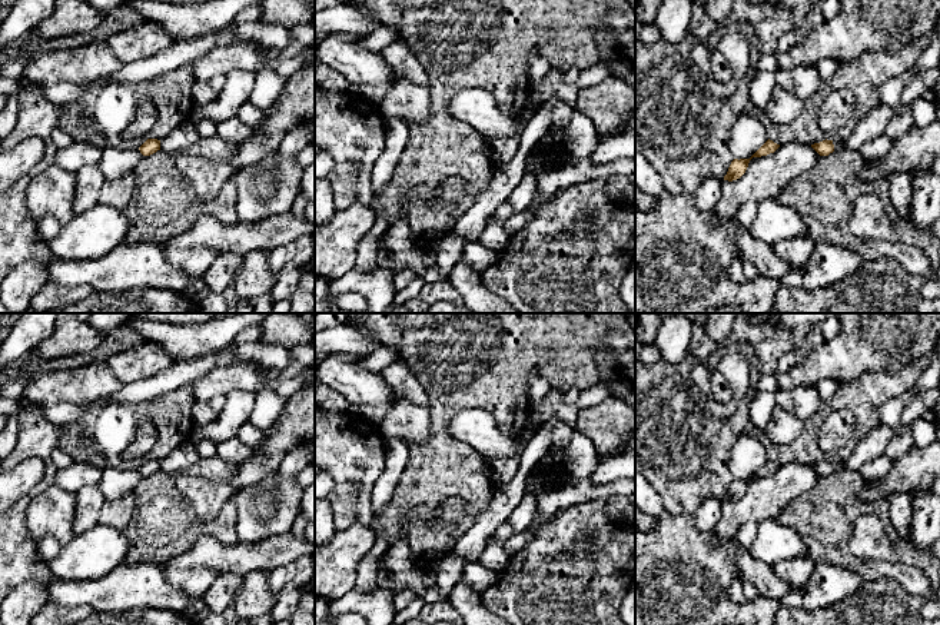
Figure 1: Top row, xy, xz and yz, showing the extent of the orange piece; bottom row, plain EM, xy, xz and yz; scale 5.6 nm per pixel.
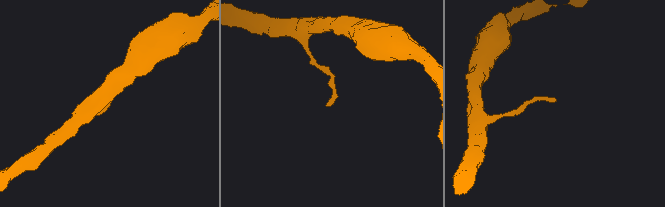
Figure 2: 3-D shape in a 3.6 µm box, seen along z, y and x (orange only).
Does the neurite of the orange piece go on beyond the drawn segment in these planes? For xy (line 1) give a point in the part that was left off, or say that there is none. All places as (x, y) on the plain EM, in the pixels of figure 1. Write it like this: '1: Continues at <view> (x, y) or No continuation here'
1: No continuation here

